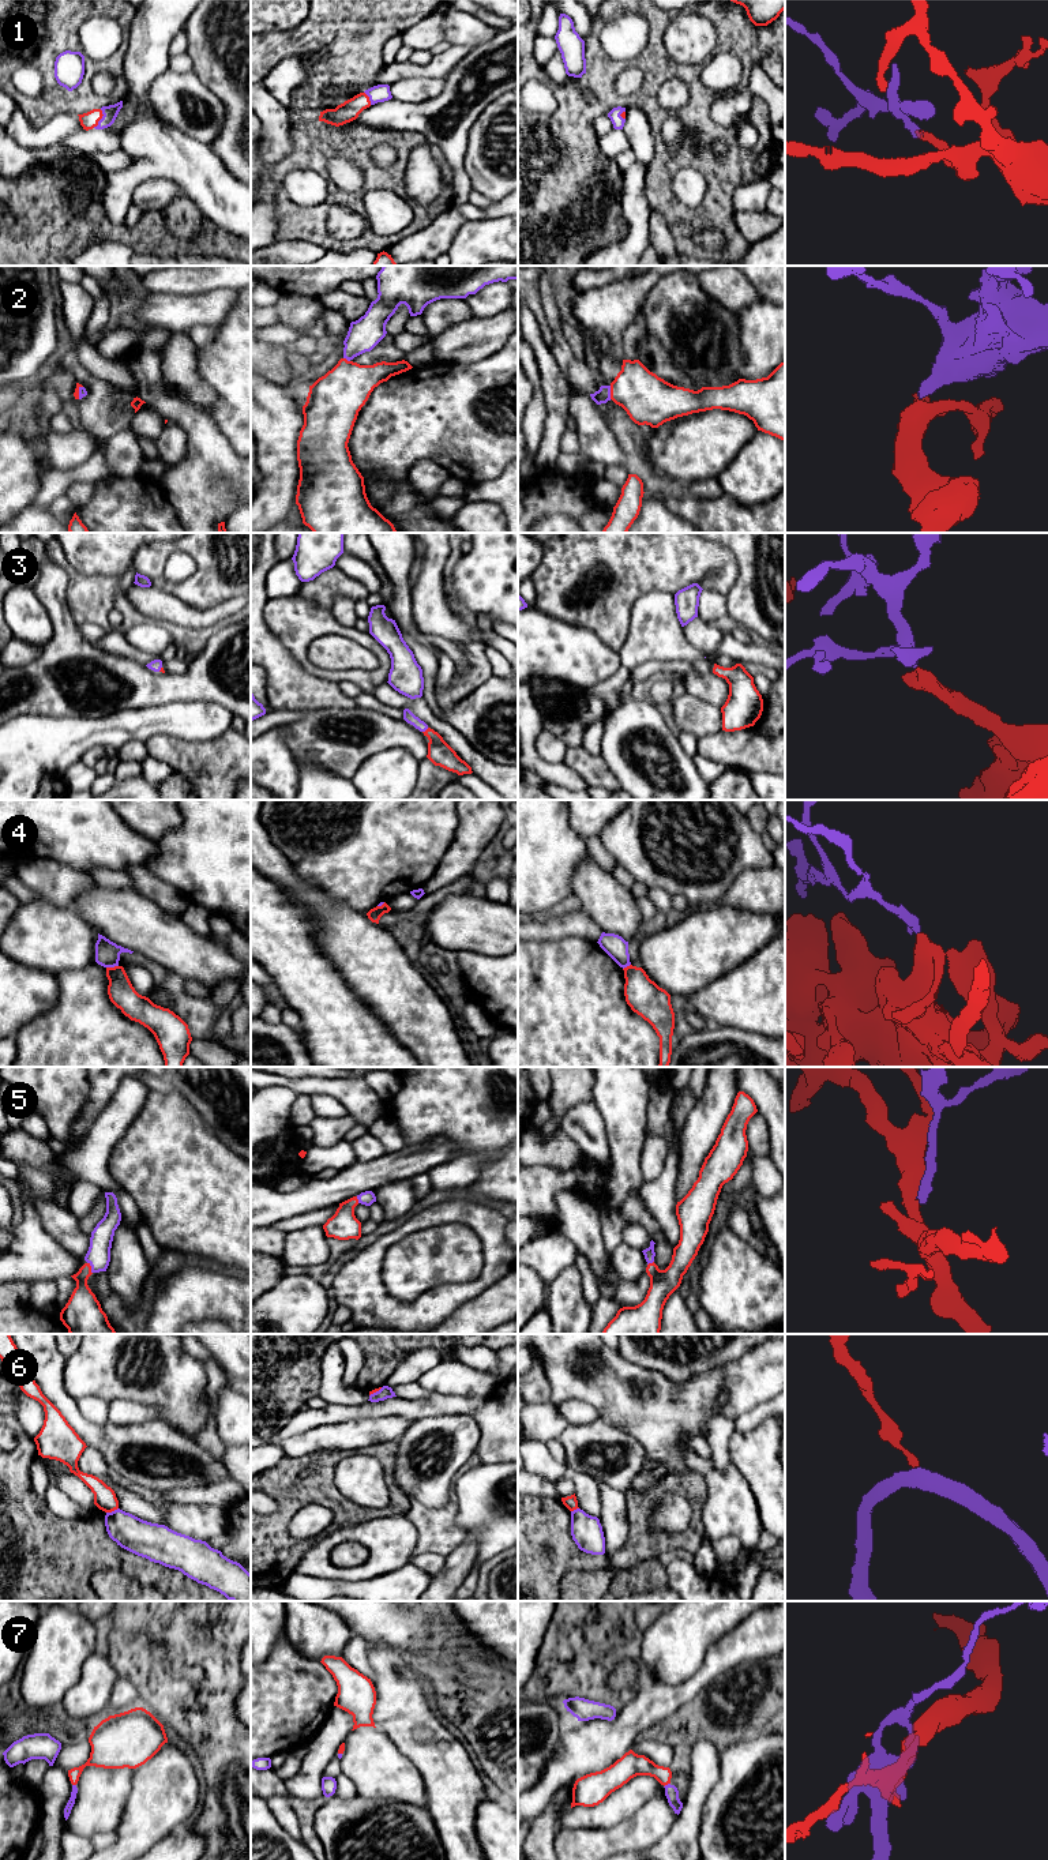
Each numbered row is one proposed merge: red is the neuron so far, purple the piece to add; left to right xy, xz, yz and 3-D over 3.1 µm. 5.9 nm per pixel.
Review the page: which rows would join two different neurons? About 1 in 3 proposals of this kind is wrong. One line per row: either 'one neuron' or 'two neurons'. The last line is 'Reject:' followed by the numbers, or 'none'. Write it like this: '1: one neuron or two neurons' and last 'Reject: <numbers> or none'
1: one neuron
2: one neuron
3: one neuron
4: two neurons
5: one neuron
6: two neurons
7: one neuron
Reject: 4, 6

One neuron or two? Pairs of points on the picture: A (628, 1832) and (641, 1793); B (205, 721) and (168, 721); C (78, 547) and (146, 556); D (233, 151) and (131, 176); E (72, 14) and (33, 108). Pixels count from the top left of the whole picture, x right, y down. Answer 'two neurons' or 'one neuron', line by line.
A: two neurons
B: one neuron
C: two neurons
D: two neurons
E: one neuron

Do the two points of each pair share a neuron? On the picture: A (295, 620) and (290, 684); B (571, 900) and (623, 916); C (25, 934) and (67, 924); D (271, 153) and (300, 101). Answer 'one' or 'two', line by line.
A: two
B: two
C: one
D: two

